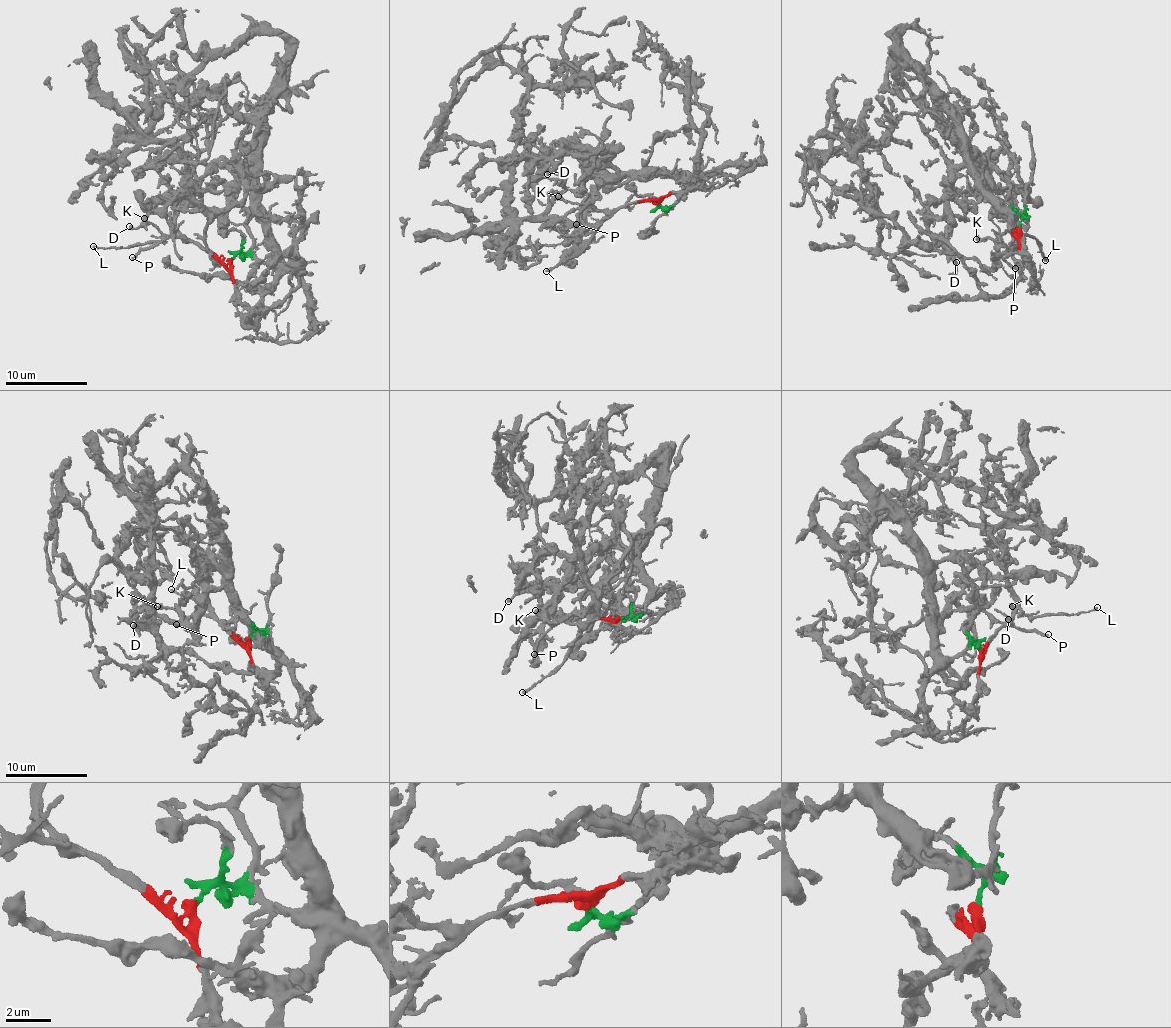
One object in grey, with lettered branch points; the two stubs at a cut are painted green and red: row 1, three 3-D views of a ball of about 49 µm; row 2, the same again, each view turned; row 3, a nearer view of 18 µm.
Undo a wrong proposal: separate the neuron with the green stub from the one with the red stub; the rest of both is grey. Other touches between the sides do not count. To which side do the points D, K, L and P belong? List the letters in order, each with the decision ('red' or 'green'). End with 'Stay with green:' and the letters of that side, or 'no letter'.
D: green
K: red
L: red
P: red
Stay with green: D

